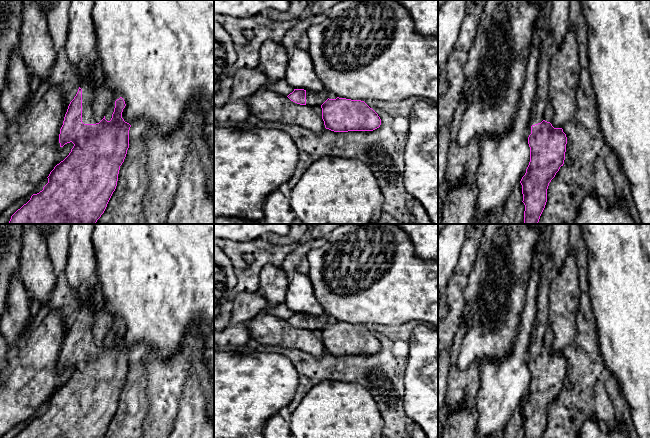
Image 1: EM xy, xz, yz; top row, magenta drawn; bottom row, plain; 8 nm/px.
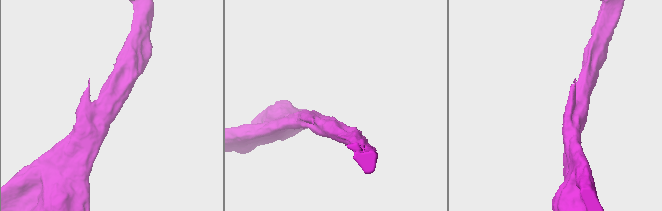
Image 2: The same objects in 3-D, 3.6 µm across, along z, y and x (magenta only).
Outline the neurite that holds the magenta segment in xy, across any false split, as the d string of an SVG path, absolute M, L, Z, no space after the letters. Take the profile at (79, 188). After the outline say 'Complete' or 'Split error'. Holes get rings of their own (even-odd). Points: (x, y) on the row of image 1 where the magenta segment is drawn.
M100 65L96 69L94 77L98 81L96 88L93 88L86 78L81 80L78 92L68 106L60 129L60 147L72 142L74 146L71 152L50 172L47 177L48 183L43 190L33 194L30 200L11 216L8 224L96 224L104 213L116 189L120 166L124 162L129 148L131 125L122 118L122 112L126 106L124 99L120 97L116 101L114 100L114 94L104 85ZM113 101L115 102L114 112L111 120L107 121L105 114Z. Split error

